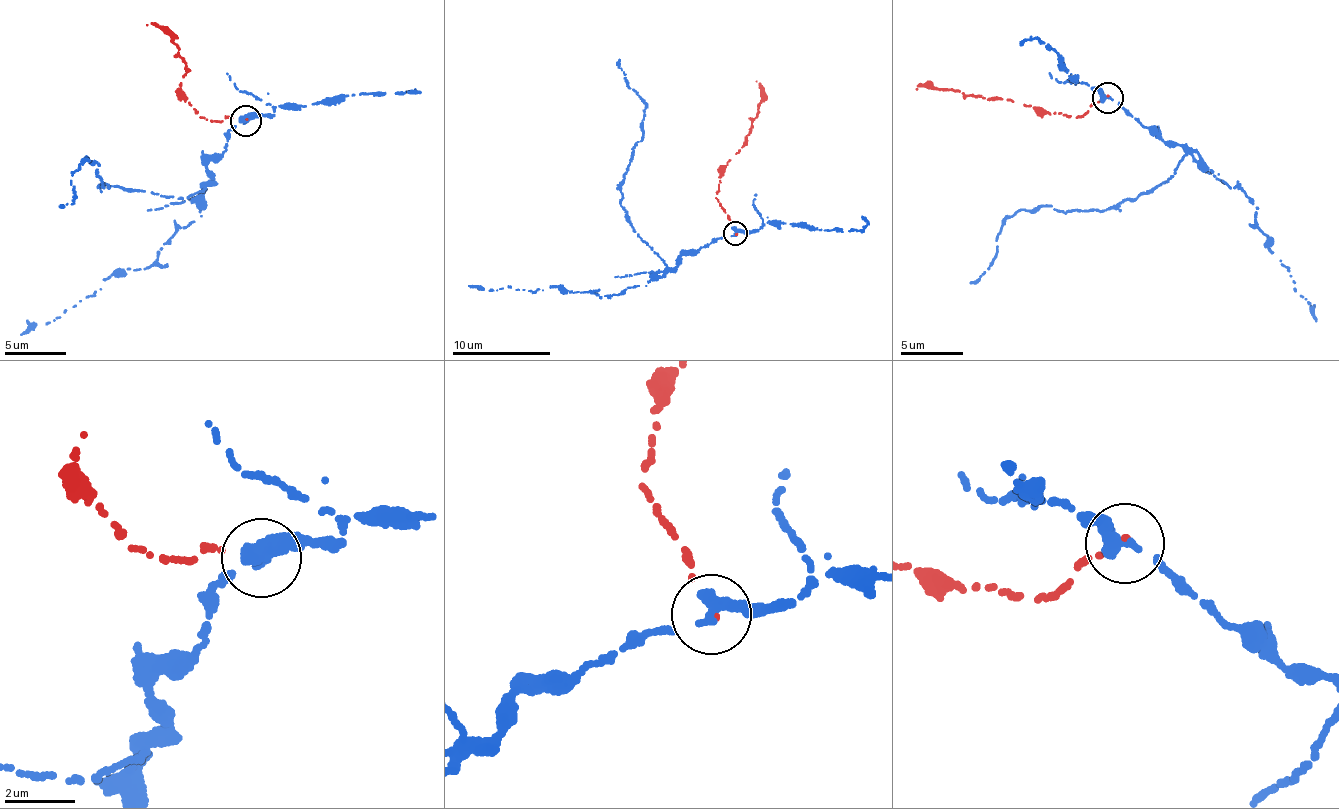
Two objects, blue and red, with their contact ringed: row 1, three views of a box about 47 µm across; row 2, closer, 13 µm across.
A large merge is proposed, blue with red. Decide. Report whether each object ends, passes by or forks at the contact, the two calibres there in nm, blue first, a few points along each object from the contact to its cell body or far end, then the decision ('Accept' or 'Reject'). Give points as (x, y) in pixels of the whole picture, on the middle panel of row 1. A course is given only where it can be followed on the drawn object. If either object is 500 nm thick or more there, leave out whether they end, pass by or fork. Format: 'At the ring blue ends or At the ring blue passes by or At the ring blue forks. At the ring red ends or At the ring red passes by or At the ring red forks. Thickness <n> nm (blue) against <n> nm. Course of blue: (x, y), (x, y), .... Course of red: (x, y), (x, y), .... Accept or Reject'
At the ring blue passes by. At the ring red ends. Thickness 360 nm (blue) against 100 nm. Course of blue: (735, 234), (689, 251), (671, 268), (633, 228), (620, 187), (643, 134), (646, 105), (619, 59). Course of red: (735, 234), (731, 218), (715, 198), (724, 166), (745, 139), (763, 99), (757, 80). Reject

